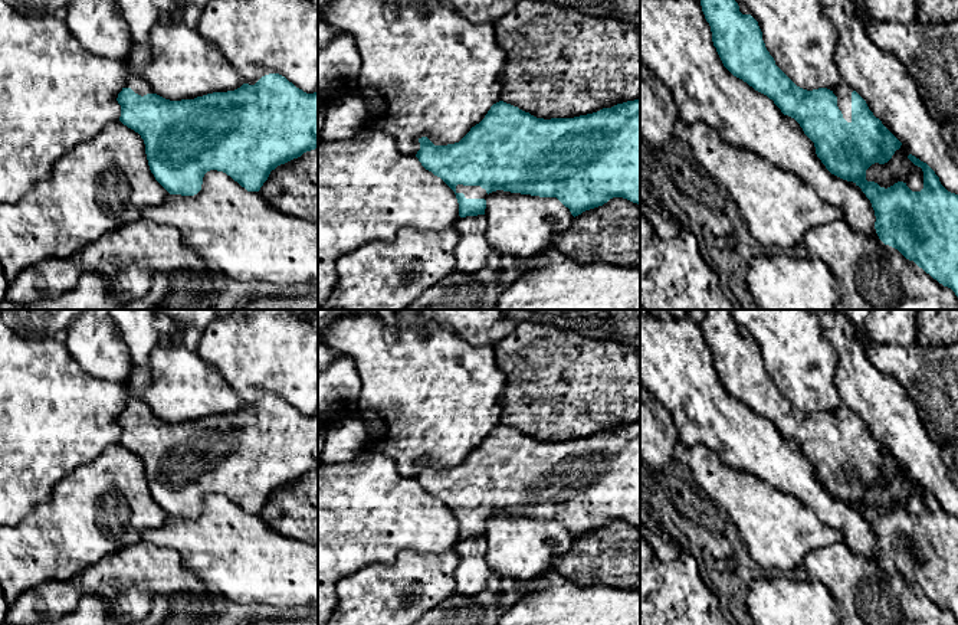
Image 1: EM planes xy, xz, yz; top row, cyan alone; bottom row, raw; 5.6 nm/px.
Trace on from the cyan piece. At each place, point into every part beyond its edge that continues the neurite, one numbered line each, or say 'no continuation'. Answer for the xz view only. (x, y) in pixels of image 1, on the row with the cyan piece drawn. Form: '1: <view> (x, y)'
1: xz (471, 192)

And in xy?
1: xy (140, 85)

